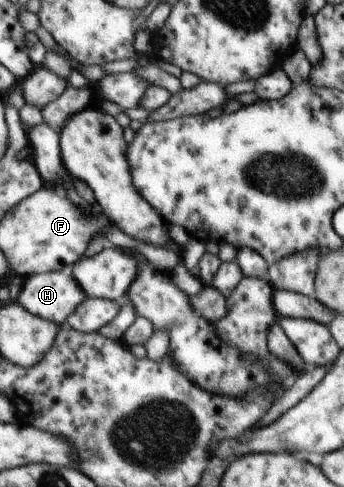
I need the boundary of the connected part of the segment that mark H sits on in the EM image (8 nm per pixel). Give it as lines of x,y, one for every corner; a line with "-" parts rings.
74,266
60,271
41,273
27,279
19,303
44,319
66,326
70,316
89,298
75,276

